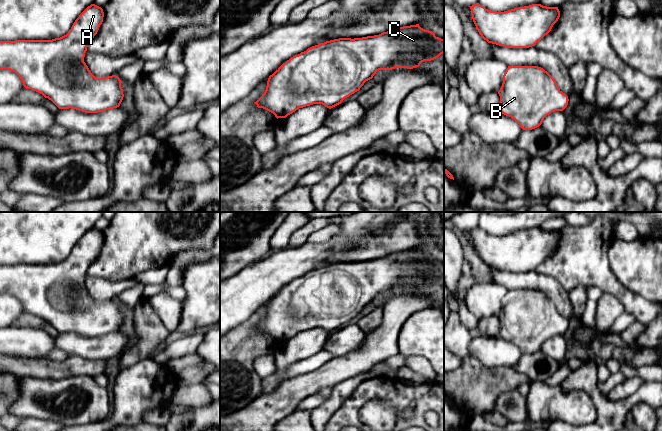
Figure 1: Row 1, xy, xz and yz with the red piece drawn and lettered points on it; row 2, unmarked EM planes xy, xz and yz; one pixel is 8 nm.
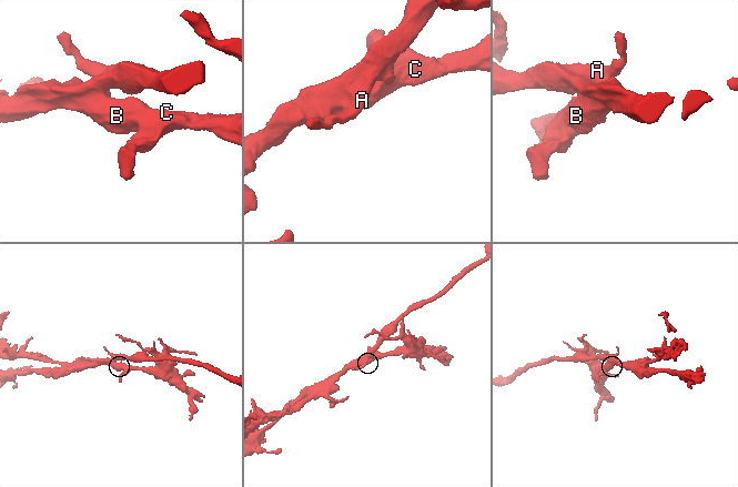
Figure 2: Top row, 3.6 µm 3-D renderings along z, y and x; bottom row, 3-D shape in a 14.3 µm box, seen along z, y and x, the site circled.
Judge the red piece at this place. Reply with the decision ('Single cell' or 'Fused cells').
Single cell

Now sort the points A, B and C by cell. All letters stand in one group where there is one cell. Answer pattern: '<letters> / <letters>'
A B C

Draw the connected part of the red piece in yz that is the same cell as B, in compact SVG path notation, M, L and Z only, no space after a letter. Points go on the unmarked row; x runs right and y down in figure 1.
M508 290L498 318L499 336L514 343L523 354L539 351L547 339L554 335L563 335L569 325L568 320L559 313L554 302L538 290Z

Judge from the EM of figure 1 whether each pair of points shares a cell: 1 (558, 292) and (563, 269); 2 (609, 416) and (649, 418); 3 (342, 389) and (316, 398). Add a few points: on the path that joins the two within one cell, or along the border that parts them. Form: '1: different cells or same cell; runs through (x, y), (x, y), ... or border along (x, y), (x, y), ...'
1: different cells; border along (540, 272), (552, 276), (568, 292)
2: different cells; border along (651, 406), (638, 402), (629, 411)
3: different cells; border along (332, 388), (329, 395), (312, 410)

